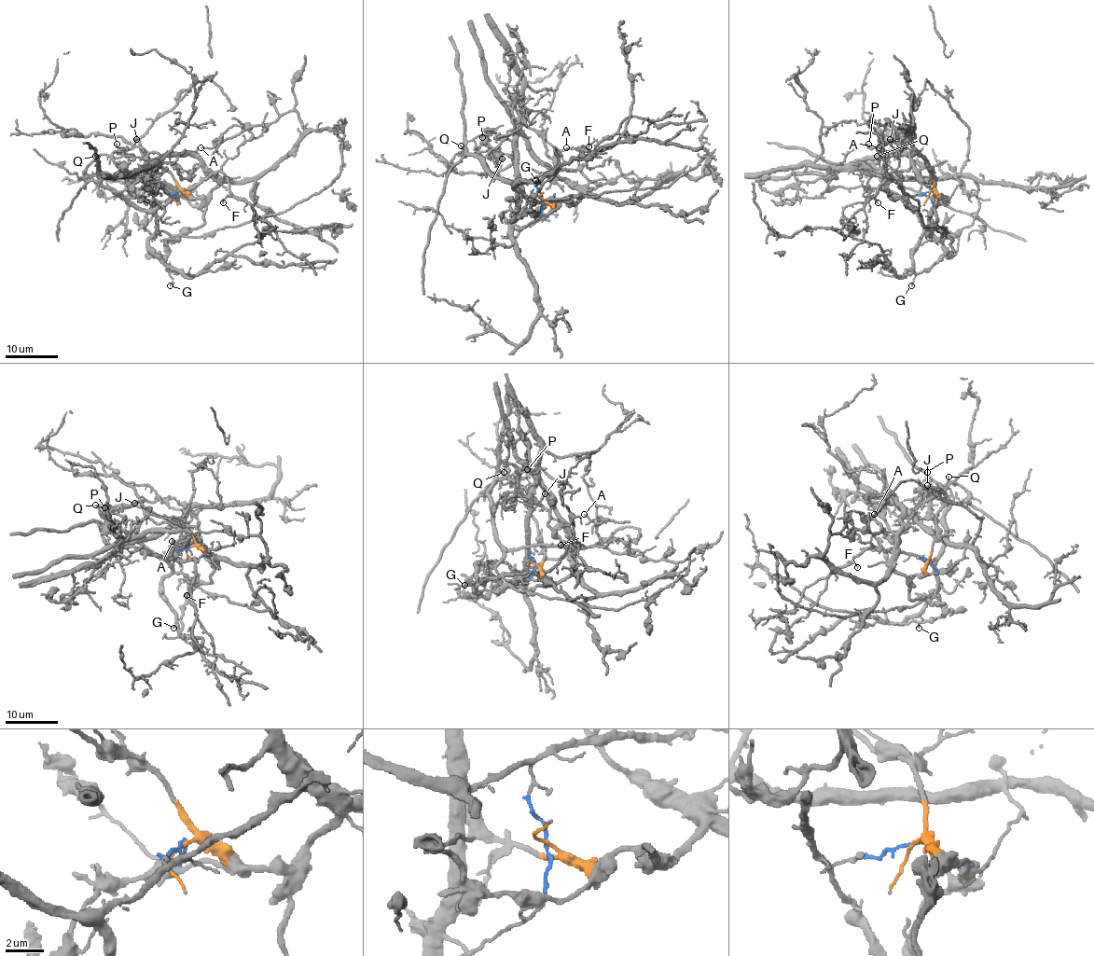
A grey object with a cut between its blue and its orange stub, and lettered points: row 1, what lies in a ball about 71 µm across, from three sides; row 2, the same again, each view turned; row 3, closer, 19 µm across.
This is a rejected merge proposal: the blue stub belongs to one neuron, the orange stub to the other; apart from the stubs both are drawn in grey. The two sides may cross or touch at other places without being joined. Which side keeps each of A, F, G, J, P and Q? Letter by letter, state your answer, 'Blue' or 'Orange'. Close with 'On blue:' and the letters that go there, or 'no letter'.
A: Orange
F: Blue
G: Blue
J: Orange
P: Orange
Q: Blue
On blue: F, G, Q

